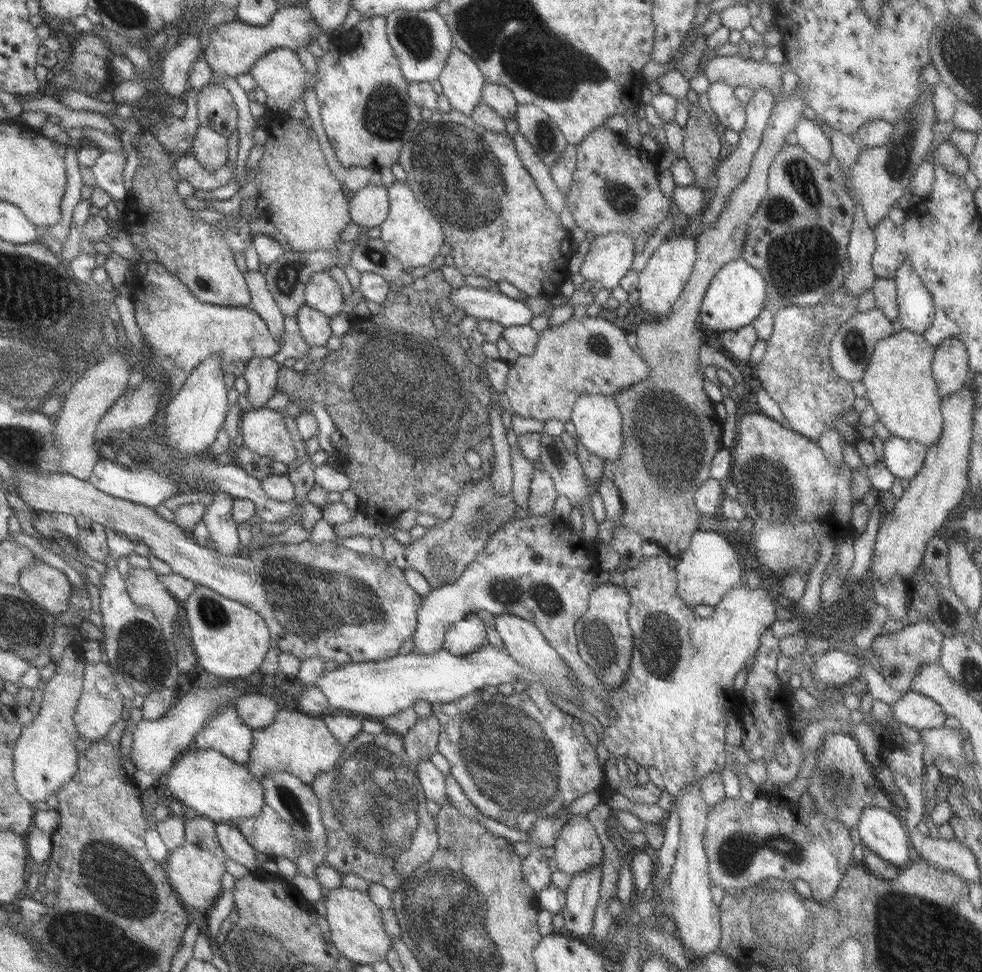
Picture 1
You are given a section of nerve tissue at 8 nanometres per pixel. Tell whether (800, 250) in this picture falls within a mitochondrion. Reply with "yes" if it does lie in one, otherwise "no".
yes

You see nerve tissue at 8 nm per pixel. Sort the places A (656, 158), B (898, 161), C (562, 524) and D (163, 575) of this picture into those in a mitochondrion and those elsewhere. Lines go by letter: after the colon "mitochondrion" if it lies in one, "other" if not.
A: other
B: mitochondrion
C: other
D: other

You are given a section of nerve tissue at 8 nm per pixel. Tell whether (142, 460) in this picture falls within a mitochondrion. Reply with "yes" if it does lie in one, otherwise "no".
no

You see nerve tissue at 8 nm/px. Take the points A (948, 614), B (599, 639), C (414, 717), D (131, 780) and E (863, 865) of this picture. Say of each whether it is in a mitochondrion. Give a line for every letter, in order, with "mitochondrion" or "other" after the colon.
A: mitochondrion
B: mitochondrion
C: other
D: other
E: other

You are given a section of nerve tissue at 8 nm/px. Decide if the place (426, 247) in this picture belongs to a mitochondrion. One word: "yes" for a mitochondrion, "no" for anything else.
no

